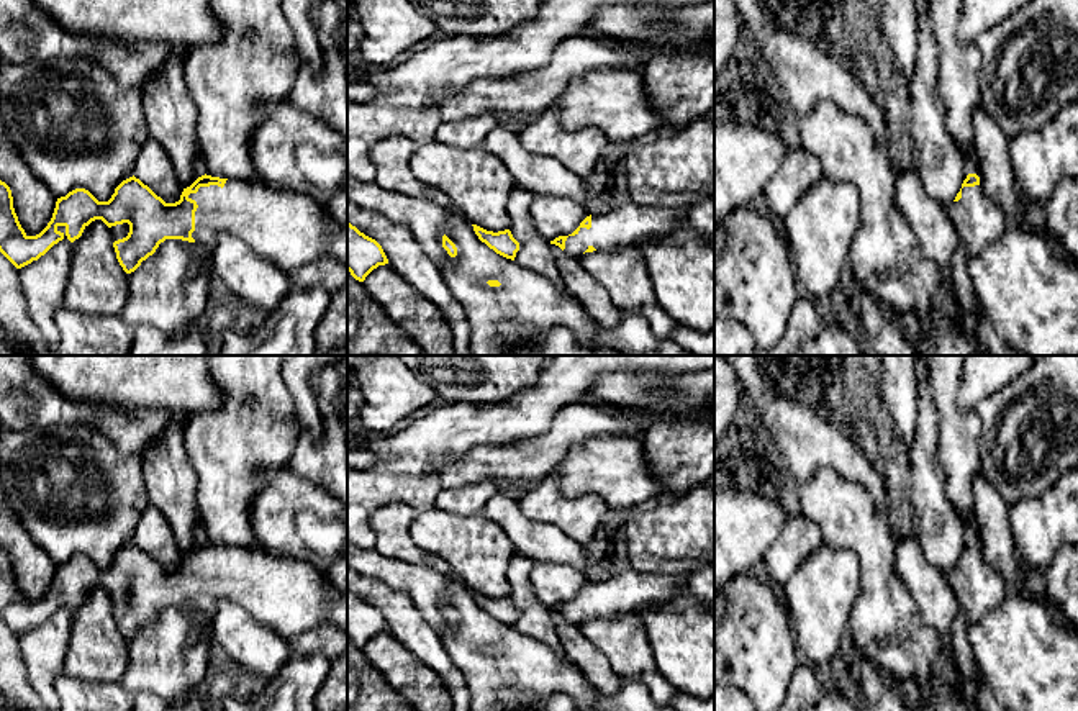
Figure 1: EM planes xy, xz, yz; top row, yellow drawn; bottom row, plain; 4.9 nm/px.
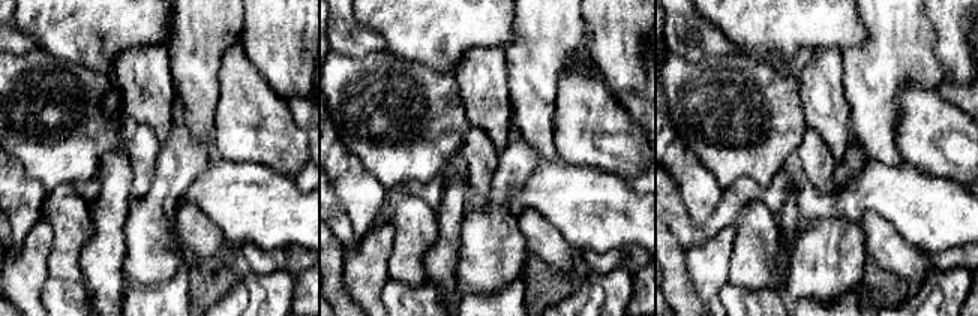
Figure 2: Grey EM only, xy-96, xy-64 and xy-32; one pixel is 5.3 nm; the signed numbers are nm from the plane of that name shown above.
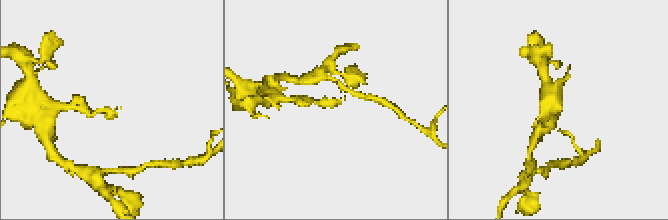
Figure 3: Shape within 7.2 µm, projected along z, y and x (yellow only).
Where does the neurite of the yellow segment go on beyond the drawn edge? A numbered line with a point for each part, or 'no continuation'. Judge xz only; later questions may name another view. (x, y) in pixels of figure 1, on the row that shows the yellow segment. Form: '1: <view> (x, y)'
1: xz (629, 225)

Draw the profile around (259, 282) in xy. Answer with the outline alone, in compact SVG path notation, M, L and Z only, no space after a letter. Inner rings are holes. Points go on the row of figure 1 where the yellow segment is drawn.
M218 233L210 254L213 277L241 300L254 306L260 316L275 311L293 290L290 272L259 257L242 239L229 233Z

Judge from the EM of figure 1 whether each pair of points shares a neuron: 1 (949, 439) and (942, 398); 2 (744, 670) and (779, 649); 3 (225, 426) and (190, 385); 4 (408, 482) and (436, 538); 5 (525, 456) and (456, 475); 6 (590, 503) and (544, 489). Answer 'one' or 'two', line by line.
1: one
2: one
3: two
4: two
5: one
6: one

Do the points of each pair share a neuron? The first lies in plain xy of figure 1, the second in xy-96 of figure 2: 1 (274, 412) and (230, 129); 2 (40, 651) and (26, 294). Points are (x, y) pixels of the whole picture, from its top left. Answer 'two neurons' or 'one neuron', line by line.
1: two neurons
2: one neuron

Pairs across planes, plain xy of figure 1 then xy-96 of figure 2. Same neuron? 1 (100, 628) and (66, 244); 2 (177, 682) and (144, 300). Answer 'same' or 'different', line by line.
1: same
2: different

